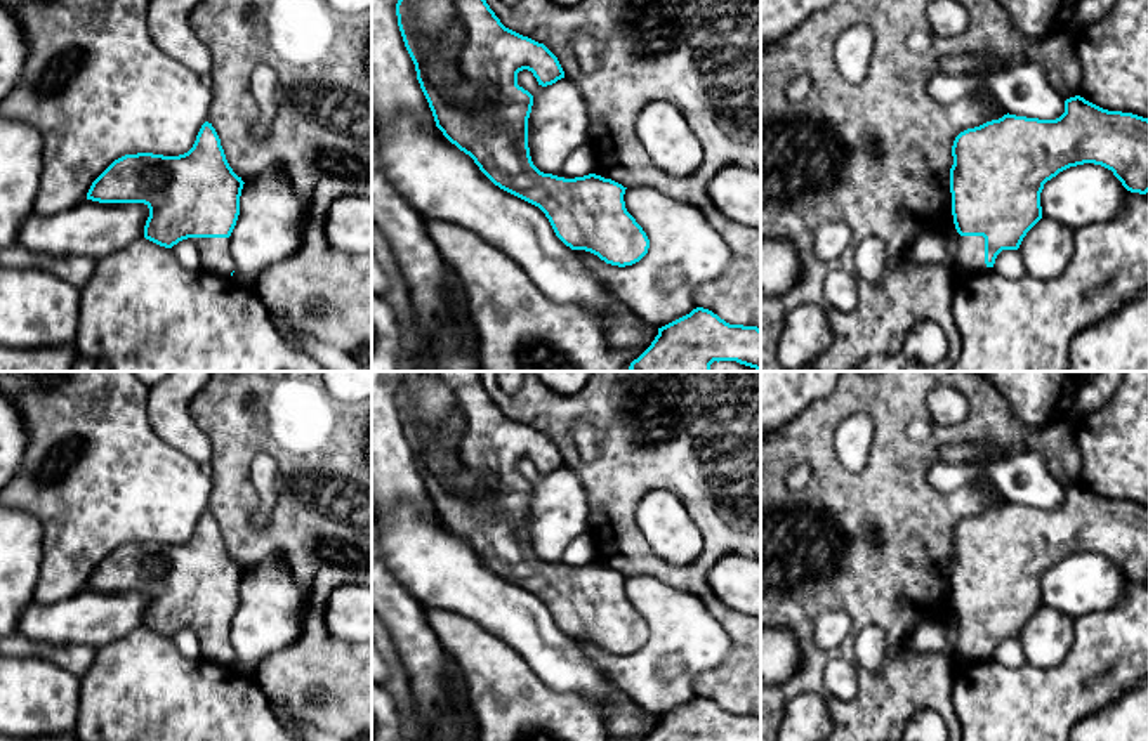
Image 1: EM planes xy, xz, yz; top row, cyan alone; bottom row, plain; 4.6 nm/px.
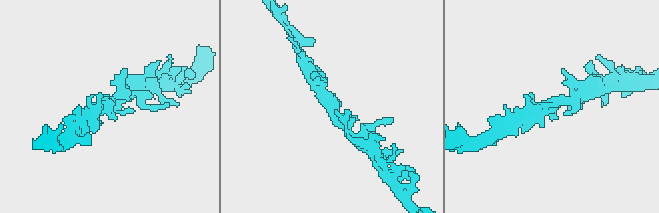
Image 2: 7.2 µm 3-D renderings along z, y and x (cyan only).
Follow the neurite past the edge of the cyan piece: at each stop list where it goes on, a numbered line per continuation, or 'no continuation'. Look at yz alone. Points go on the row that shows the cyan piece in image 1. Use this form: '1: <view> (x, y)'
1: yz (971, 249)

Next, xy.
1: xy (216, 257)

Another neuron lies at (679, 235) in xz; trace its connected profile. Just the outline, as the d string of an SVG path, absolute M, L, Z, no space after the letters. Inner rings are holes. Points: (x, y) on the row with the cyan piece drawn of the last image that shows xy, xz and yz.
M627 187L623 201L627 212L650 239L648 253L632 266L618 267L606 264L590 252L575 252L585 267L613 292L618 300L627 304L648 325L662 328L696 309L691 290L700 283L721 276L731 266L731 250L698 208L669 198L653 187ZM665 266L677 266L684 276L683 285L670 292L663 292L656 286L656 272Z

